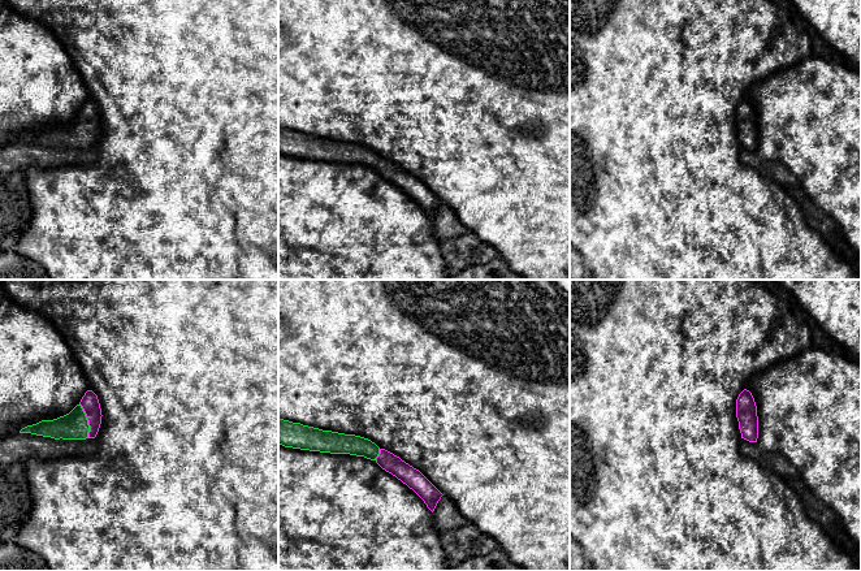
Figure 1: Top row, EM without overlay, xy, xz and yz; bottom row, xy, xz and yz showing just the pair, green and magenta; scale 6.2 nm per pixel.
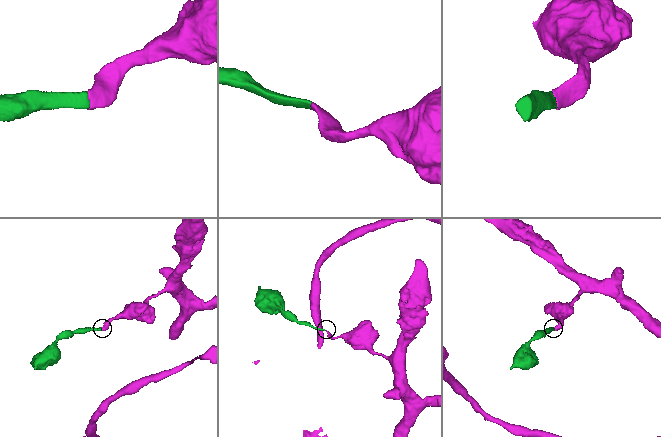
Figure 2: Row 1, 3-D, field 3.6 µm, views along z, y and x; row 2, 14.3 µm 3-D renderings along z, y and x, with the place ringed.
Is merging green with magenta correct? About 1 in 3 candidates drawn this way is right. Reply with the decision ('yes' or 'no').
yes

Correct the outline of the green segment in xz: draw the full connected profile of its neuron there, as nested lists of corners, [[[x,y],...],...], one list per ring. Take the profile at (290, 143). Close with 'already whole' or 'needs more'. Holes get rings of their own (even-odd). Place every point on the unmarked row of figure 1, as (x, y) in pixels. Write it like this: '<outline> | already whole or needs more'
[[[278,127],[278,153],[310,160],[350,163],[375,169],[382,178],[412,198],[432,221],[444,204],[419,178],[360,144],[323,139]]] | needs more

